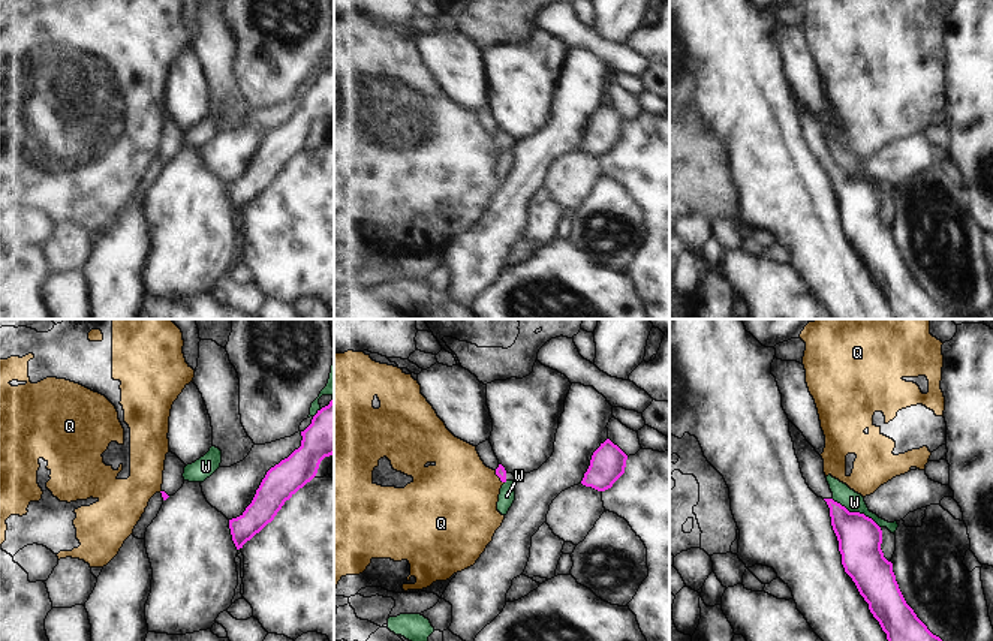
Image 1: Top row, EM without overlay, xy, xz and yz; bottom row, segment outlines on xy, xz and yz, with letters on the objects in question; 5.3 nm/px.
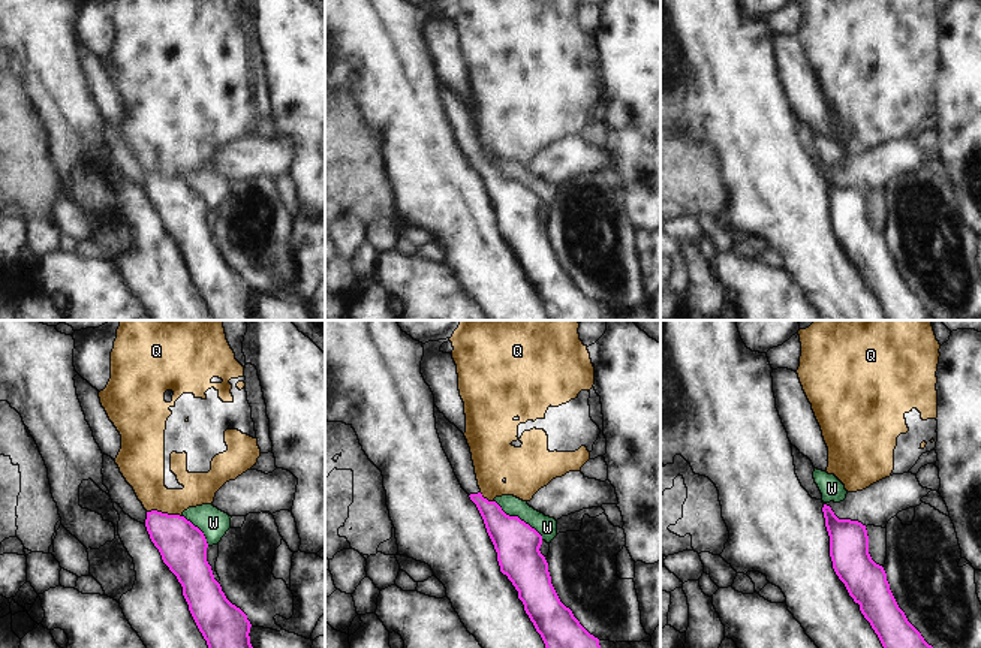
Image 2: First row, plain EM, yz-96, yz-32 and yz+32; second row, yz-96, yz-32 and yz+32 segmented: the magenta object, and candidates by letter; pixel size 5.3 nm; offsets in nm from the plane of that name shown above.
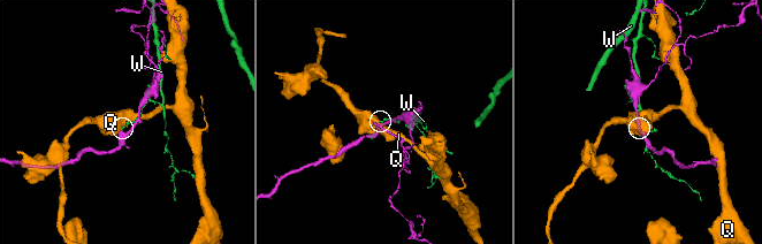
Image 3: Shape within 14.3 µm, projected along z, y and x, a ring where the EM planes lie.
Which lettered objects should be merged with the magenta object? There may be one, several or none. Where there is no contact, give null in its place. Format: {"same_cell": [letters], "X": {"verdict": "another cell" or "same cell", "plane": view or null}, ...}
{"same_cell": [], "Q": {"verdict": "another cell", "plane": "xz"}, "W": {"verdict": "another cell", "plane": "yz"}}

